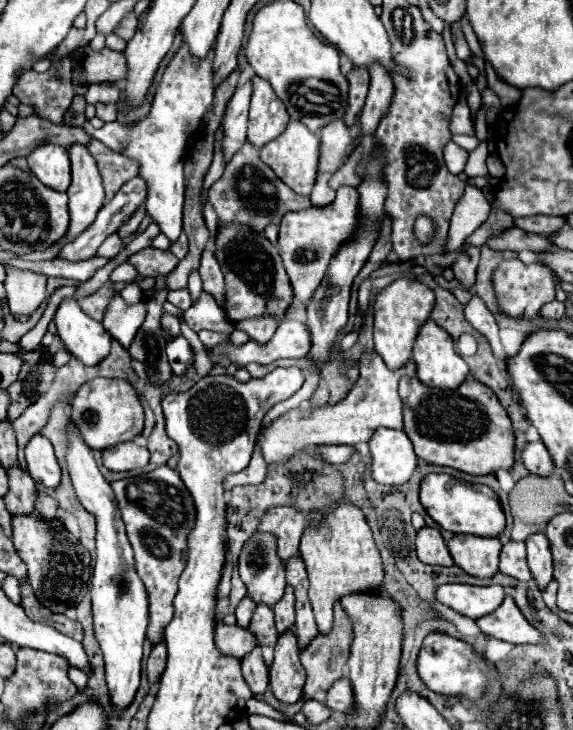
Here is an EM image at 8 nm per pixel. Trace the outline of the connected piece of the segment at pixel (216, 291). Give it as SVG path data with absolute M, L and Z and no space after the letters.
M206 247L202 251L202 259L200 259L200 277L202 277L202 283L204 283L204 291L210 293L218 305L224 303L224 277L220 273L220 267L218 267L218 261L214 259L214 253Z

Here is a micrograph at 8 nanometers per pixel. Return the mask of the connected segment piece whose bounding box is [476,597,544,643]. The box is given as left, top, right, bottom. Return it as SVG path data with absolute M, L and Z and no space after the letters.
M504 597L502 605L494 613L480 617L476 623L482 629L482 633L500 641L508 641L508 643L544 641L544 635L524 619L512 597Z

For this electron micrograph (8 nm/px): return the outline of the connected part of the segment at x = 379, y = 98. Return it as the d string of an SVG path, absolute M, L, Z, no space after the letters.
M380 63L370 65L368 71L370 71L370 89L368 89L364 109L360 113L360 127L364 135L372 135L376 131L376 125L380 123L380 117L388 111L394 93L392 79Z

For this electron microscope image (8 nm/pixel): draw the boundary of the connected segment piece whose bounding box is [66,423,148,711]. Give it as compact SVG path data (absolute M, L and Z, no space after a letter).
M70 423L70 443L68 443L68 473L76 489L78 501L88 513L96 517L96 567L92 577L92 611L94 611L94 631L102 647L106 661L106 681L112 695L112 703L118 711L126 709L140 685L140 661L142 645L148 627L148 591L136 573L132 545L124 531L124 523L112 493L110 483L102 477L92 449L80 439L76 427Z

